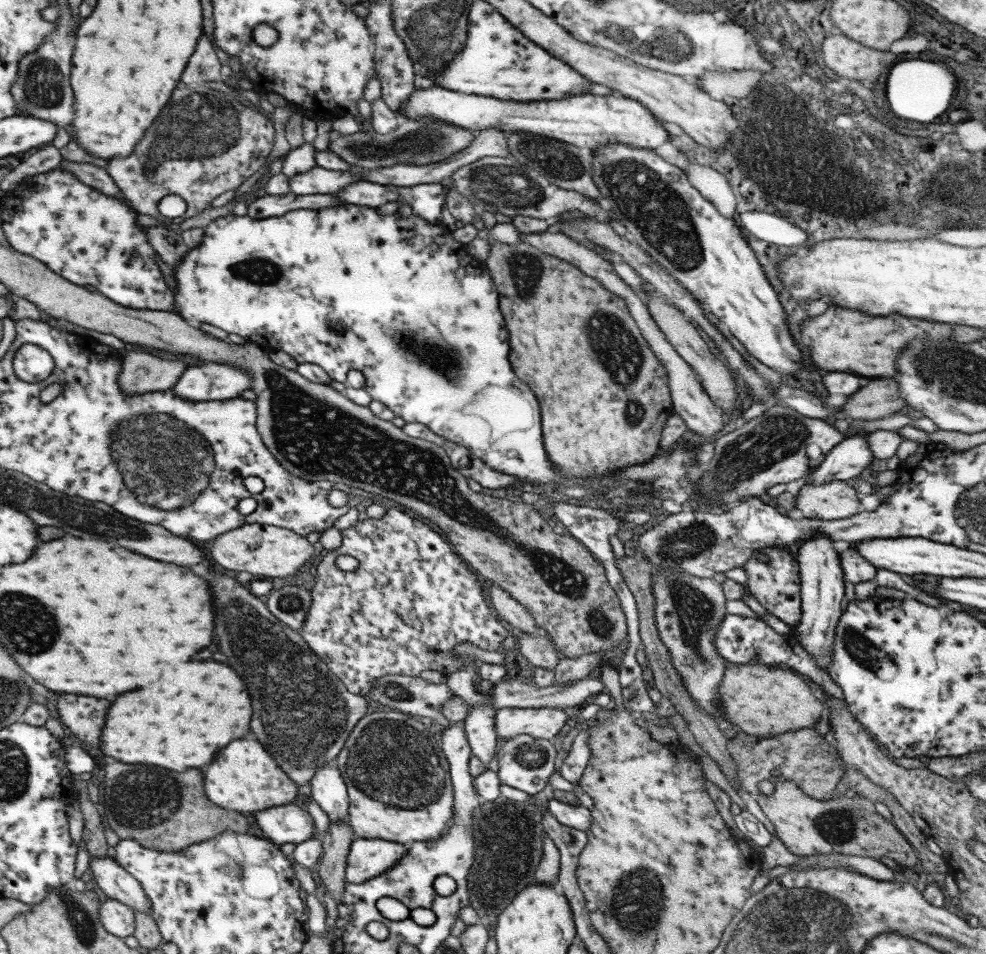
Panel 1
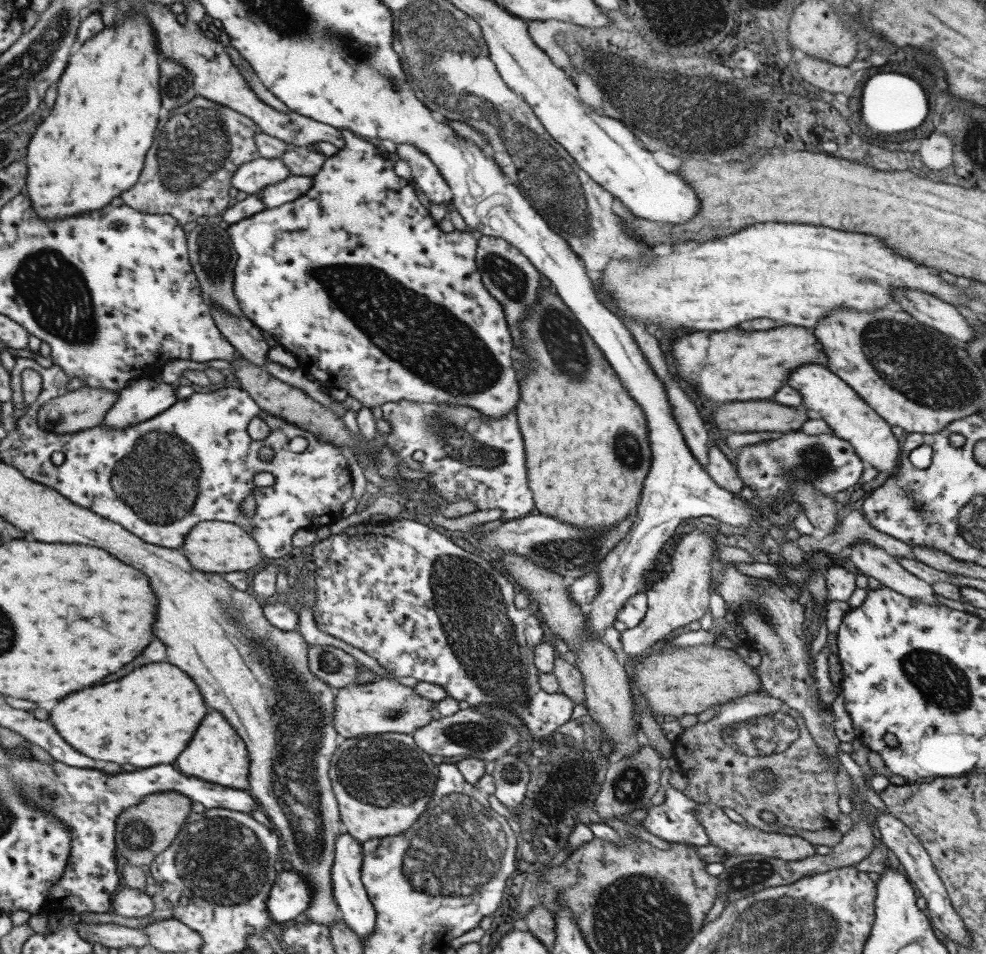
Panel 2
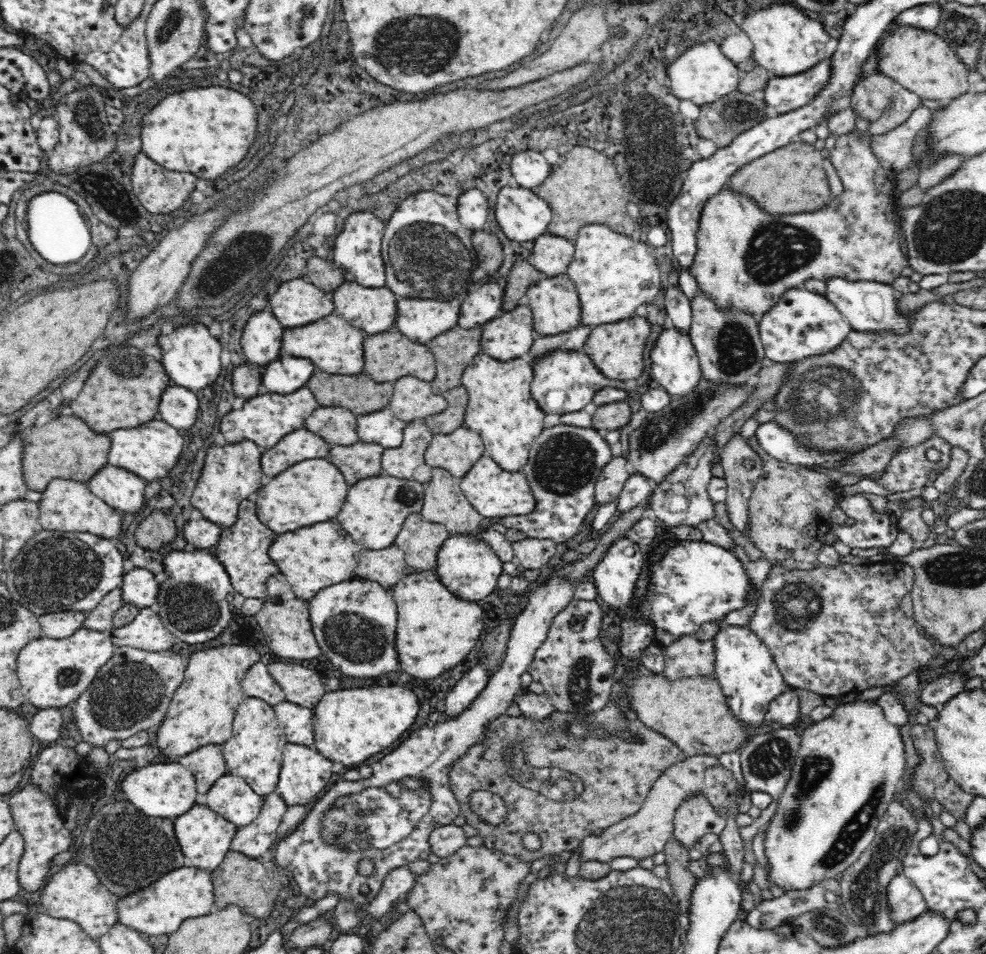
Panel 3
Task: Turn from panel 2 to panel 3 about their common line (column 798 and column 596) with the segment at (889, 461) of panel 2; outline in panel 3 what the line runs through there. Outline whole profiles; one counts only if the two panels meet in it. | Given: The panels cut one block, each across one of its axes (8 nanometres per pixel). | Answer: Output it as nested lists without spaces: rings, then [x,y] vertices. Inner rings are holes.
[[[554,350],[538,358],[533,365],[531,395],[545,414],[568,414],[588,406],[594,394],[606,387],[629,391],[625,381],[612,380],[602,375],[592,359],[578,350]]]

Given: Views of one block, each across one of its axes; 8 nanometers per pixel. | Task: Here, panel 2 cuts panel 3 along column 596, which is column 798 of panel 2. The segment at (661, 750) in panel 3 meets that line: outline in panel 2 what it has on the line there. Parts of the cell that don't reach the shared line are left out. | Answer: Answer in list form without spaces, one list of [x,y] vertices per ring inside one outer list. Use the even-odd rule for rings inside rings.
[[[757,691],[719,705],[717,713],[710,720],[698,722],[694,726],[689,726],[684,729],[684,732],[673,742],[673,754],[674,758],[678,759],[678,762],[680,763],[680,772],[689,778],[689,785],[683,792],[690,800],[694,800],[698,804],[711,802],[714,805],[718,805],[719,808],[730,808],[738,812],[740,816],[743,816],[748,824],[754,825],[764,832],[778,833],[780,828],[784,828],[784,826],[811,831],[822,830],[822,828],[834,829],[836,826],[838,815],[840,814],[838,806],[840,798],[835,779],[836,772],[831,769],[823,750],[819,748],[814,737],[810,734],[805,724],[805,718],[800,712],[795,708],[788,706],[788,704],[780,698],[774,698],[761,691]],[[764,811],[770,811],[772,814],[775,814],[778,818],[778,822],[766,823],[762,821],[762,819],[760,819],[760,812]]]

